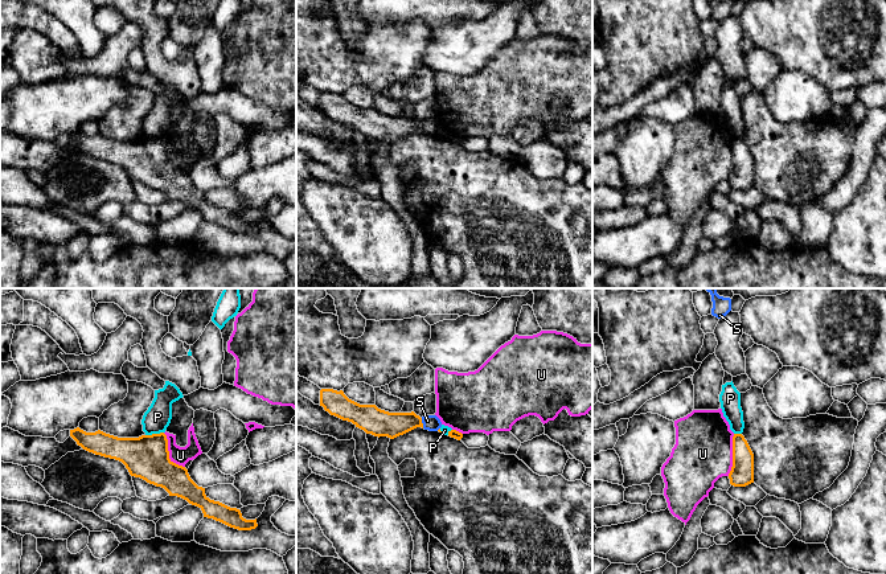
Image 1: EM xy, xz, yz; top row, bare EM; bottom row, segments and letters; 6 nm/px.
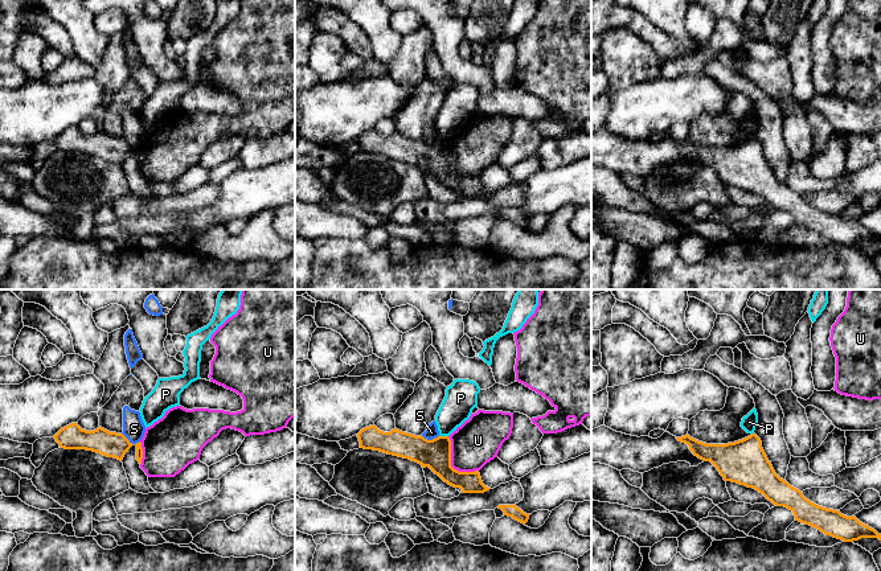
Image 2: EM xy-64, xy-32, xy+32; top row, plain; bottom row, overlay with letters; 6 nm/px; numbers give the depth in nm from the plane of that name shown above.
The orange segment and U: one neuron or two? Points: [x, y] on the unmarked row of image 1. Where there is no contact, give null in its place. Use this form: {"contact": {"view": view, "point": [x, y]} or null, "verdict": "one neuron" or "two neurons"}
{"contact": {"view": "xy", "point": [168, 156]}, "verdict": "two neurons"}

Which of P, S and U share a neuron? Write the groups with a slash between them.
P / S / U

